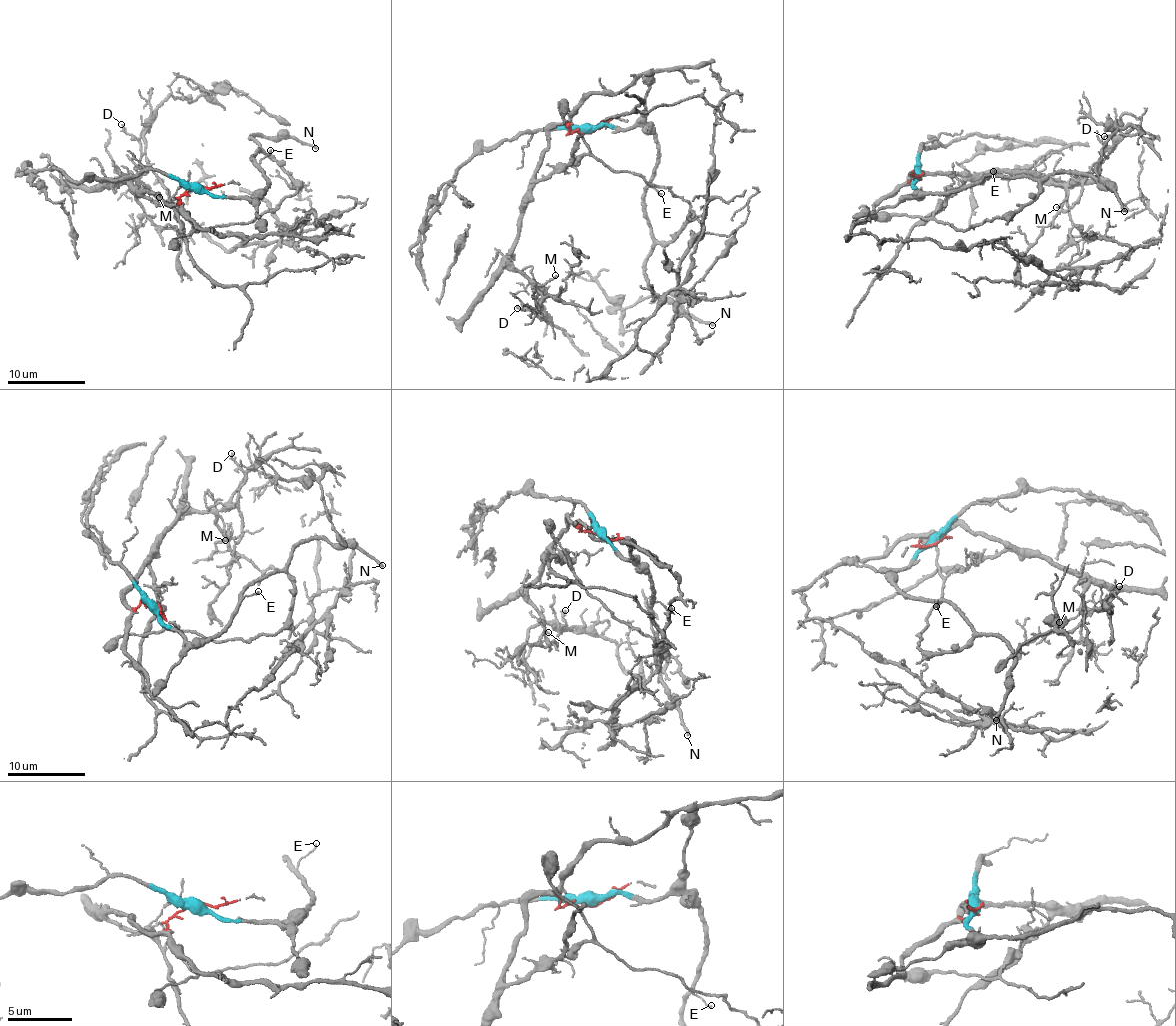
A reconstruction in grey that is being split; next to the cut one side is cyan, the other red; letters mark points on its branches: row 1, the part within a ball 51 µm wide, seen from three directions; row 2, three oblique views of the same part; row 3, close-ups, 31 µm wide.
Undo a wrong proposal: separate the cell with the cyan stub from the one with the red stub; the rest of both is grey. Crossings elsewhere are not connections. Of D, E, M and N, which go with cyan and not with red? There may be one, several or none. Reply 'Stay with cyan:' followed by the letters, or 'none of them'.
Stay with cyan: E, N

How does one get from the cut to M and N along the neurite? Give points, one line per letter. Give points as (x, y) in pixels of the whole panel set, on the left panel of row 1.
M: (197, 187), (178, 203), (164, 203), (159, 193), (133, 187), (126, 178), (116, 182), (136, 180), (160, 197)
N: (197, 187), (254, 198), (265, 189), (251, 134), (287, 135), (316, 148)

